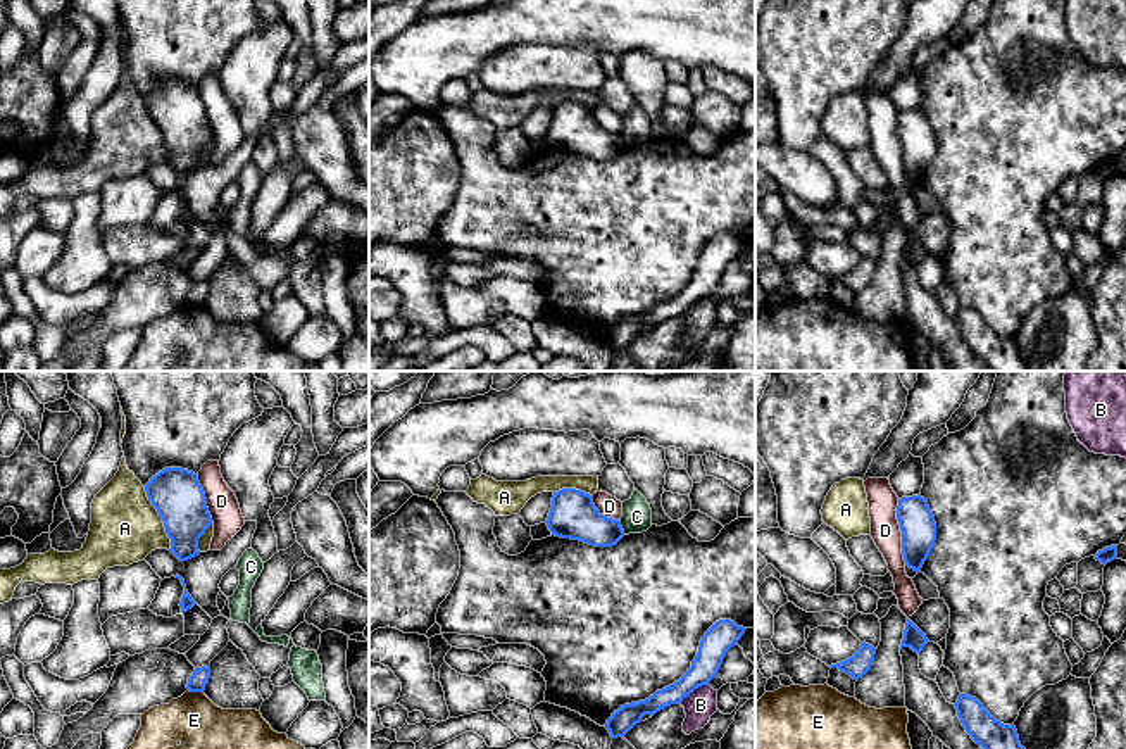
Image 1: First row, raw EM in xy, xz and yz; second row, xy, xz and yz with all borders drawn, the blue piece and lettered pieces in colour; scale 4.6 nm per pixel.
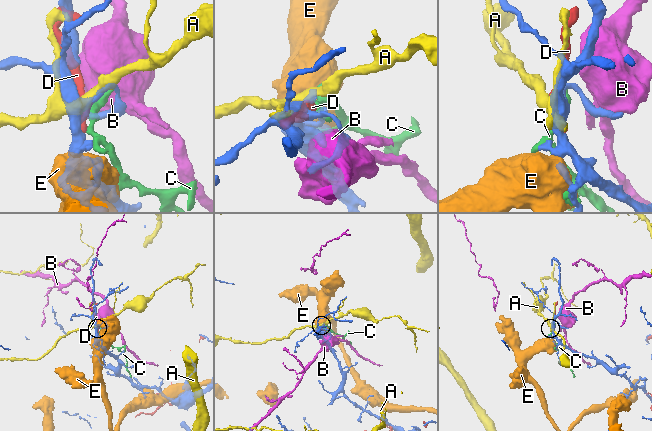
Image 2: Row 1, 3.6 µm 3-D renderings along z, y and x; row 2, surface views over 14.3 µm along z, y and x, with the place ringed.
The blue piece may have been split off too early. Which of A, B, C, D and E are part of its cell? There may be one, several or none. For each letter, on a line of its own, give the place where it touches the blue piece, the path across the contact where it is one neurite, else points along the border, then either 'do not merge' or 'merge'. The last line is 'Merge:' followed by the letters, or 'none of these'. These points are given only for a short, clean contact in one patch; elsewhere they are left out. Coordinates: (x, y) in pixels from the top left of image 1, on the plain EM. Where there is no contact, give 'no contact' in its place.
A: contact xy (161, 130); do not merge
B: contact xz (692, 304); do not merge
C: contact xz (621, 140); do not merge
D: contact yz (900, 144); merge
E: contact xy (195, 304); do not merge
Merge: D

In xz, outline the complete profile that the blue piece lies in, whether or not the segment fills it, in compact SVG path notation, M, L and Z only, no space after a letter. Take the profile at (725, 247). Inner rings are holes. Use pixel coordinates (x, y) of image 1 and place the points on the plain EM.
M731 233L716 235L702 250L691 280L678 295L657 304L645 314L624 318L612 326L605 337L610 350L624 350L645 328L654 330L657 324L671 318L679 318L695 302L709 299L709 295L717 288L726 266L738 257L745 243L747 242L738 240Z

